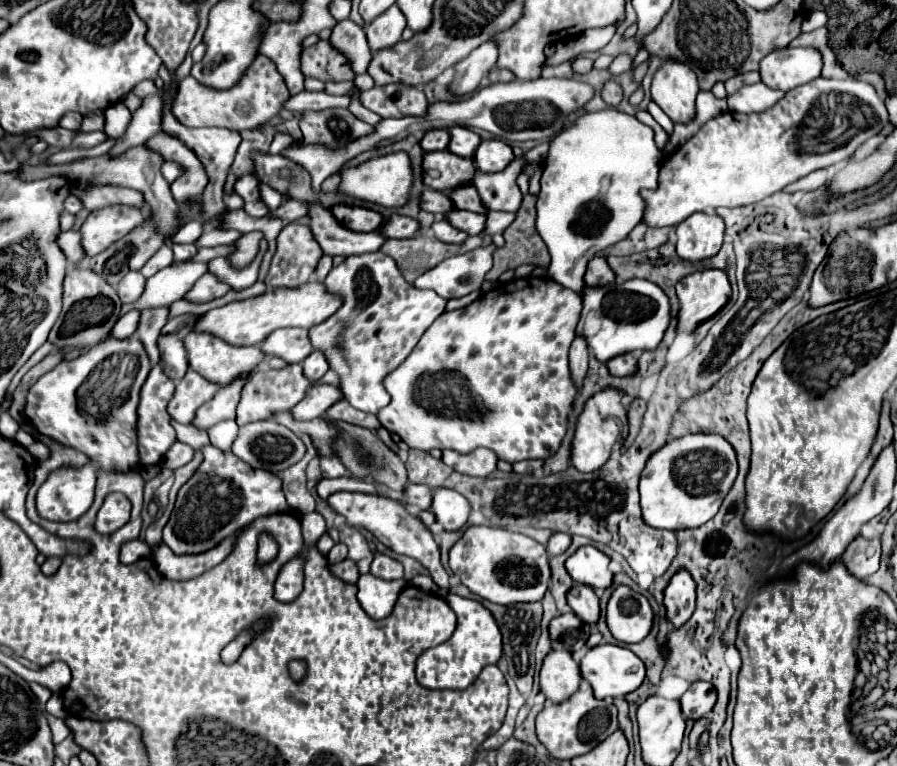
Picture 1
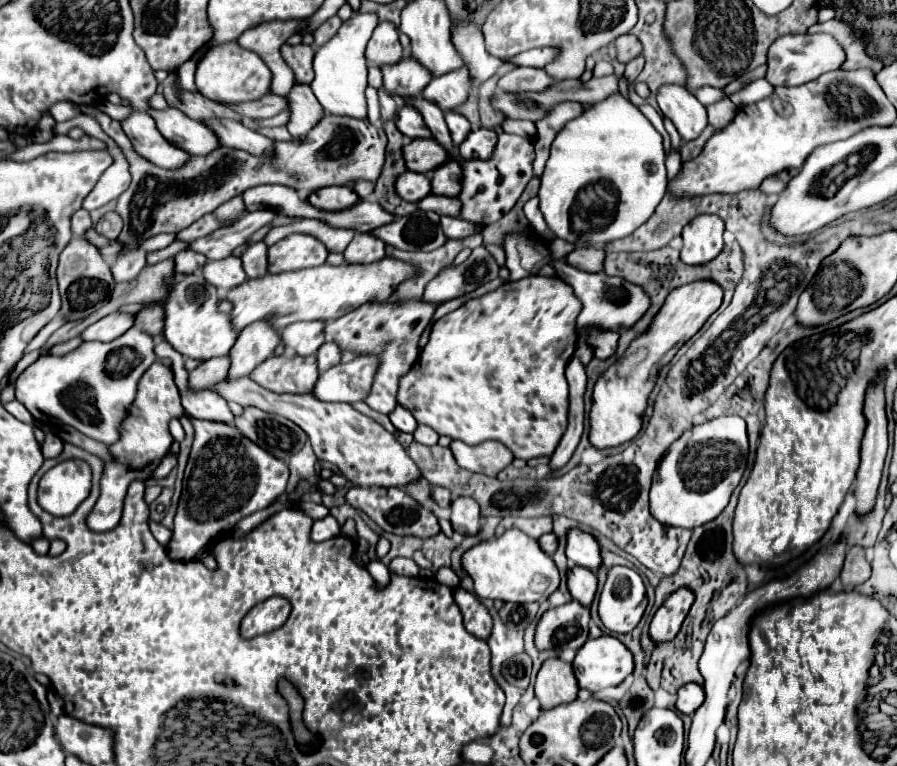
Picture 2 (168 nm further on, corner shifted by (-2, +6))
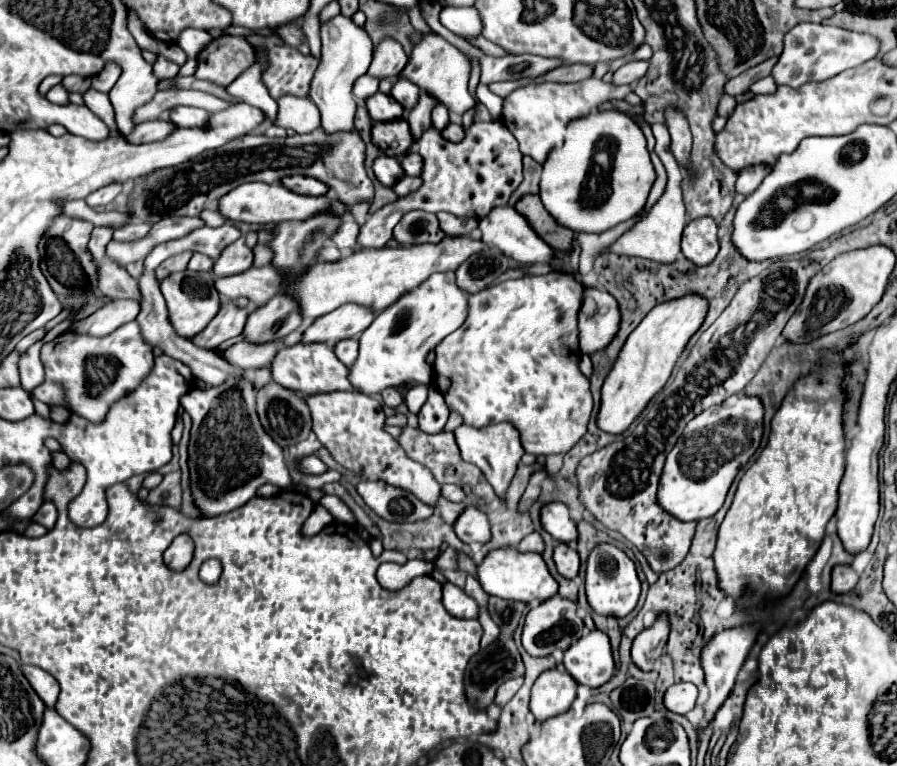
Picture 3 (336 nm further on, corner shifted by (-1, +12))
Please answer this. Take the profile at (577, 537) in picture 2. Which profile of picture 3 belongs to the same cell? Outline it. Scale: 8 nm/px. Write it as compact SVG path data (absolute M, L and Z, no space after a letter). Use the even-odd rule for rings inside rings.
M546 504L542 508L542 526L562 544L576 544L580 534L576 524L568 516L568 508L564 504Z

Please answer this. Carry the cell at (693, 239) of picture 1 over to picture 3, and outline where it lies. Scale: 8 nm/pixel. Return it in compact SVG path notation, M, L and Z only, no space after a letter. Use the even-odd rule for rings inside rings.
M704 216L686 224L682 234L682 254L696 266L706 266L718 254L718 226L714 218Z

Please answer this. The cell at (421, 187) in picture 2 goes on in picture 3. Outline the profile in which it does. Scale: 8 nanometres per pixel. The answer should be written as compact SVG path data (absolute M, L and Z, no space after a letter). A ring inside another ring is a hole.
M380 156L374 162L374 174L376 178L384 184L384 186L394 186L402 176L404 176L404 168L400 164L398 158L390 158L390 156Z

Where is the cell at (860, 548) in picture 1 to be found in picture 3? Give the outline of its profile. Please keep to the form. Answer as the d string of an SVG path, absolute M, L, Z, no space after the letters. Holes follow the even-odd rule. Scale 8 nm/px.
M838 564L834 566L832 570L832 592L836 594L844 594L844 592L850 592L856 582L858 582L858 572L854 572L852 566L848 564Z

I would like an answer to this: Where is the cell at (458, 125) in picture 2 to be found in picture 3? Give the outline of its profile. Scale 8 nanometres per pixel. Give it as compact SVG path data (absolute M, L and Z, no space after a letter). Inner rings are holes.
M438 104L432 112L432 126L438 126L438 130L444 130L446 126L450 124L450 114L448 114L448 108Z

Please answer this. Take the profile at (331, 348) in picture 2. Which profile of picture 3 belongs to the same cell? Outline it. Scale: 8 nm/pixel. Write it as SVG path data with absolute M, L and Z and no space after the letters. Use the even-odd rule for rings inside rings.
M346 338L346 340L336 342L336 344L334 344L334 354L336 354L336 358L338 358L342 364L350 366L350 364L354 362L354 358L358 356L358 340Z

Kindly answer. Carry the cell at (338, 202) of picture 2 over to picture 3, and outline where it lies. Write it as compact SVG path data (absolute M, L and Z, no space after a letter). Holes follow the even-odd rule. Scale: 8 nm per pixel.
M294 176L294 178L284 178L282 184L286 188L290 188L296 194L304 194L304 196L324 196L330 188L324 182L318 182L314 178L306 178L306 176Z

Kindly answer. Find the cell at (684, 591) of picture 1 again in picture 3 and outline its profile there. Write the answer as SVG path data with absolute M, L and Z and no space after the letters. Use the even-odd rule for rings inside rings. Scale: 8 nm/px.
M662 614L654 620L654 624L646 630L642 630L634 638L632 646L632 662L642 668L642 670L654 670L656 660L664 654L664 646L670 634L670 620L668 616Z

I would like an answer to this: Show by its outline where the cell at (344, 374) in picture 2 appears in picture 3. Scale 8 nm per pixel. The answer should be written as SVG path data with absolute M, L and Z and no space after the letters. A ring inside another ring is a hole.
M440 272L440 274L432 274L426 282L422 282L422 286L414 288L412 292L406 292L402 298L398 298L392 306L388 306L386 310L382 310L374 322L362 332L360 336L360 348L358 348L358 358L352 366L348 366L348 380L350 384L362 392L362 394L376 394L388 386L398 386L406 380L410 380L412 384L428 384L432 378L432 368L426 362L426 354L430 350L434 350L434 346L444 338L444 334L454 332L464 320L466 320L466 300L468 294L462 292L456 286L454 280L454 272Z

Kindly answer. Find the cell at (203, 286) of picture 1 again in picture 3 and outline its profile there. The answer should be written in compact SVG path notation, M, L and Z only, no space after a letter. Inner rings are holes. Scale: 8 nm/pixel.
M240 238L238 242L224 248L222 254L218 256L218 260L214 260L212 274L216 278L240 274L240 272L244 272L244 270L248 270L252 266L252 258L254 258L252 250L244 244L244 238Z

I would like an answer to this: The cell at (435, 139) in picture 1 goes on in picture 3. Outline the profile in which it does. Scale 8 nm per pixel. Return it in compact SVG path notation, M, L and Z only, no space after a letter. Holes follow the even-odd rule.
M376 92L372 98L368 98L366 104L372 120L376 122L394 122L404 118L406 114L406 108L400 102L394 102L394 98L384 92Z

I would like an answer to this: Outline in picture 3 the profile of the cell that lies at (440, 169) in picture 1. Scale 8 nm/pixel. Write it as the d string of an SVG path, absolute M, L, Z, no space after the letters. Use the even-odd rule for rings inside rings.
M406 120L382 122L382 124L378 122L372 128L372 136L374 136L374 142L378 144L378 148L386 156L394 156L394 158L404 158L416 142Z

